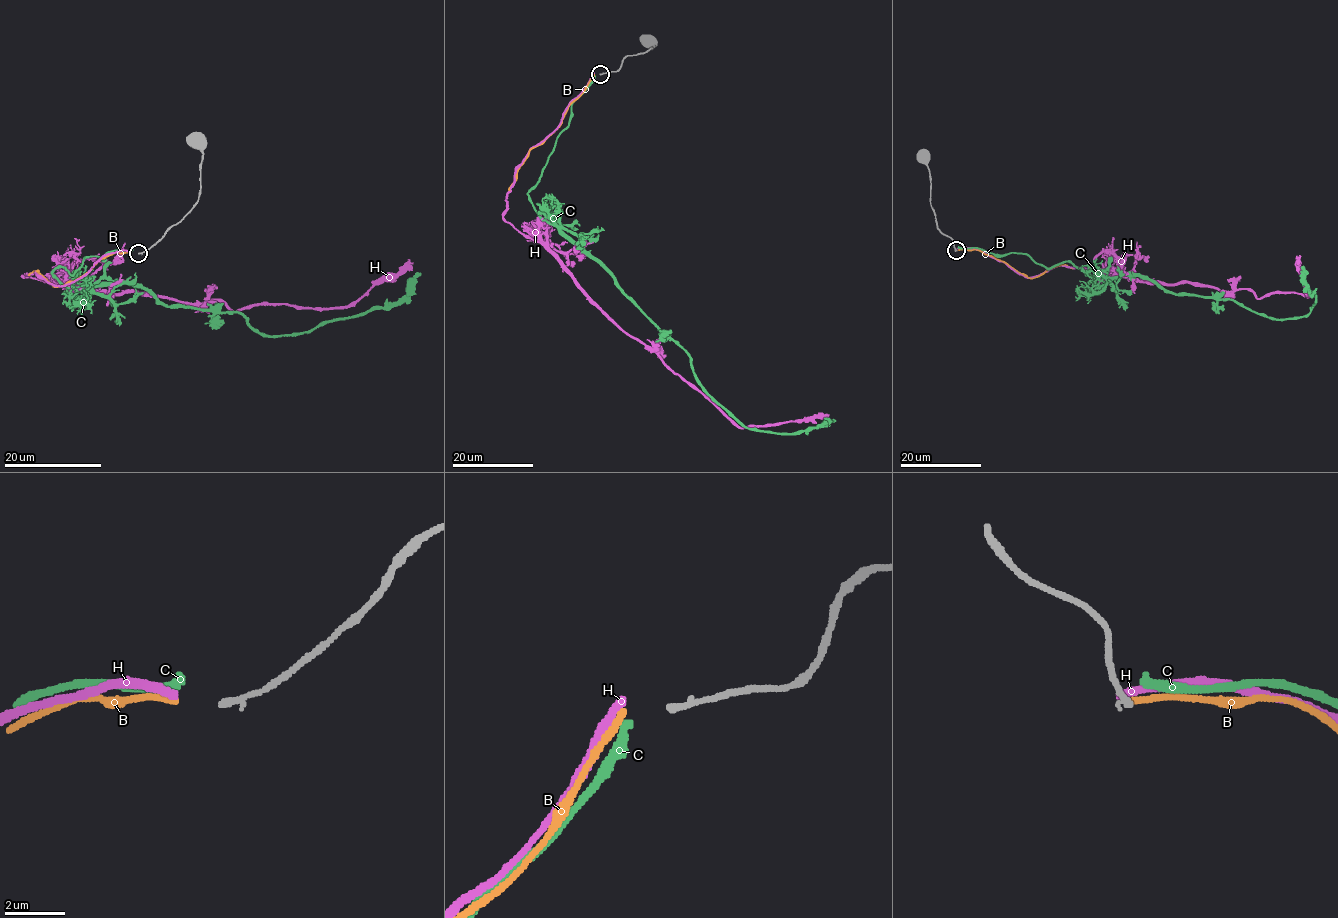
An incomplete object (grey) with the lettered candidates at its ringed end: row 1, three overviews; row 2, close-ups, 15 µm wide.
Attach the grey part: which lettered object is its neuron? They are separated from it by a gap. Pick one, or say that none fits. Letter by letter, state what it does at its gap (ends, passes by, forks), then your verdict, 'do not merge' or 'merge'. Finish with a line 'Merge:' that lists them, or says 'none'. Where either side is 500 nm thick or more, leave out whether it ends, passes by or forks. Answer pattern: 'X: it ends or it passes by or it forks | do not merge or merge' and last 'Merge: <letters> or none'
B: it ends | merge
C: it ends | do not merge
H: it ends | do not merge
Merge: B

